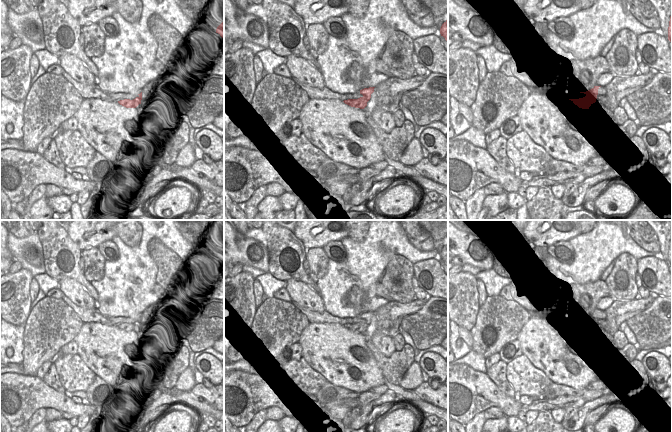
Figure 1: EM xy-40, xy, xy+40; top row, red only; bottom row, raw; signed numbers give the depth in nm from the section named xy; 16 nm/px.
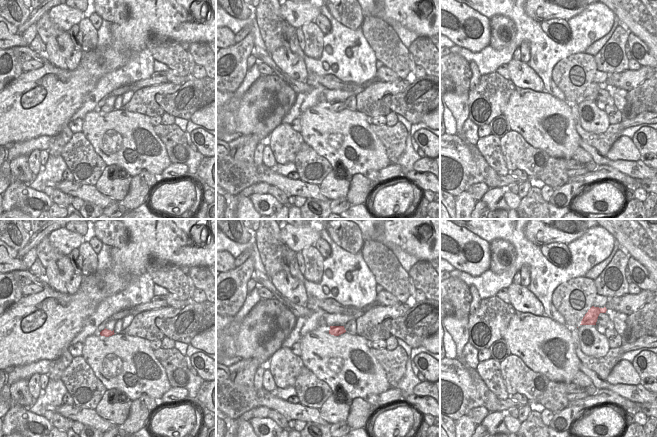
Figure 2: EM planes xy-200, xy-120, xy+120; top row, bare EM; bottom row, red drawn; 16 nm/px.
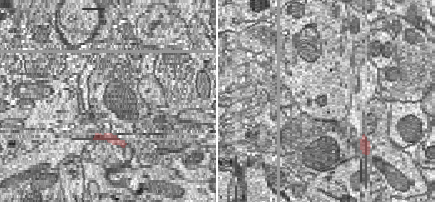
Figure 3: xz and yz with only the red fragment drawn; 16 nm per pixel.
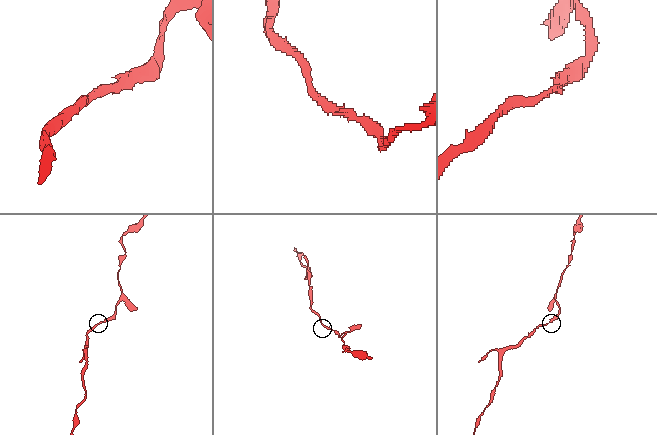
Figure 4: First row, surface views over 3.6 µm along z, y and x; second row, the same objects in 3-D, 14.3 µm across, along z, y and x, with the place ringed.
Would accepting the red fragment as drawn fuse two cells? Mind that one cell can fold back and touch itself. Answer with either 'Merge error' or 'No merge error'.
No merge error.

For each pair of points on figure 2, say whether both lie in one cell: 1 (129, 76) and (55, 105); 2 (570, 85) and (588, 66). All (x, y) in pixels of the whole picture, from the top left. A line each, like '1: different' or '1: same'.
1: different
2: same

